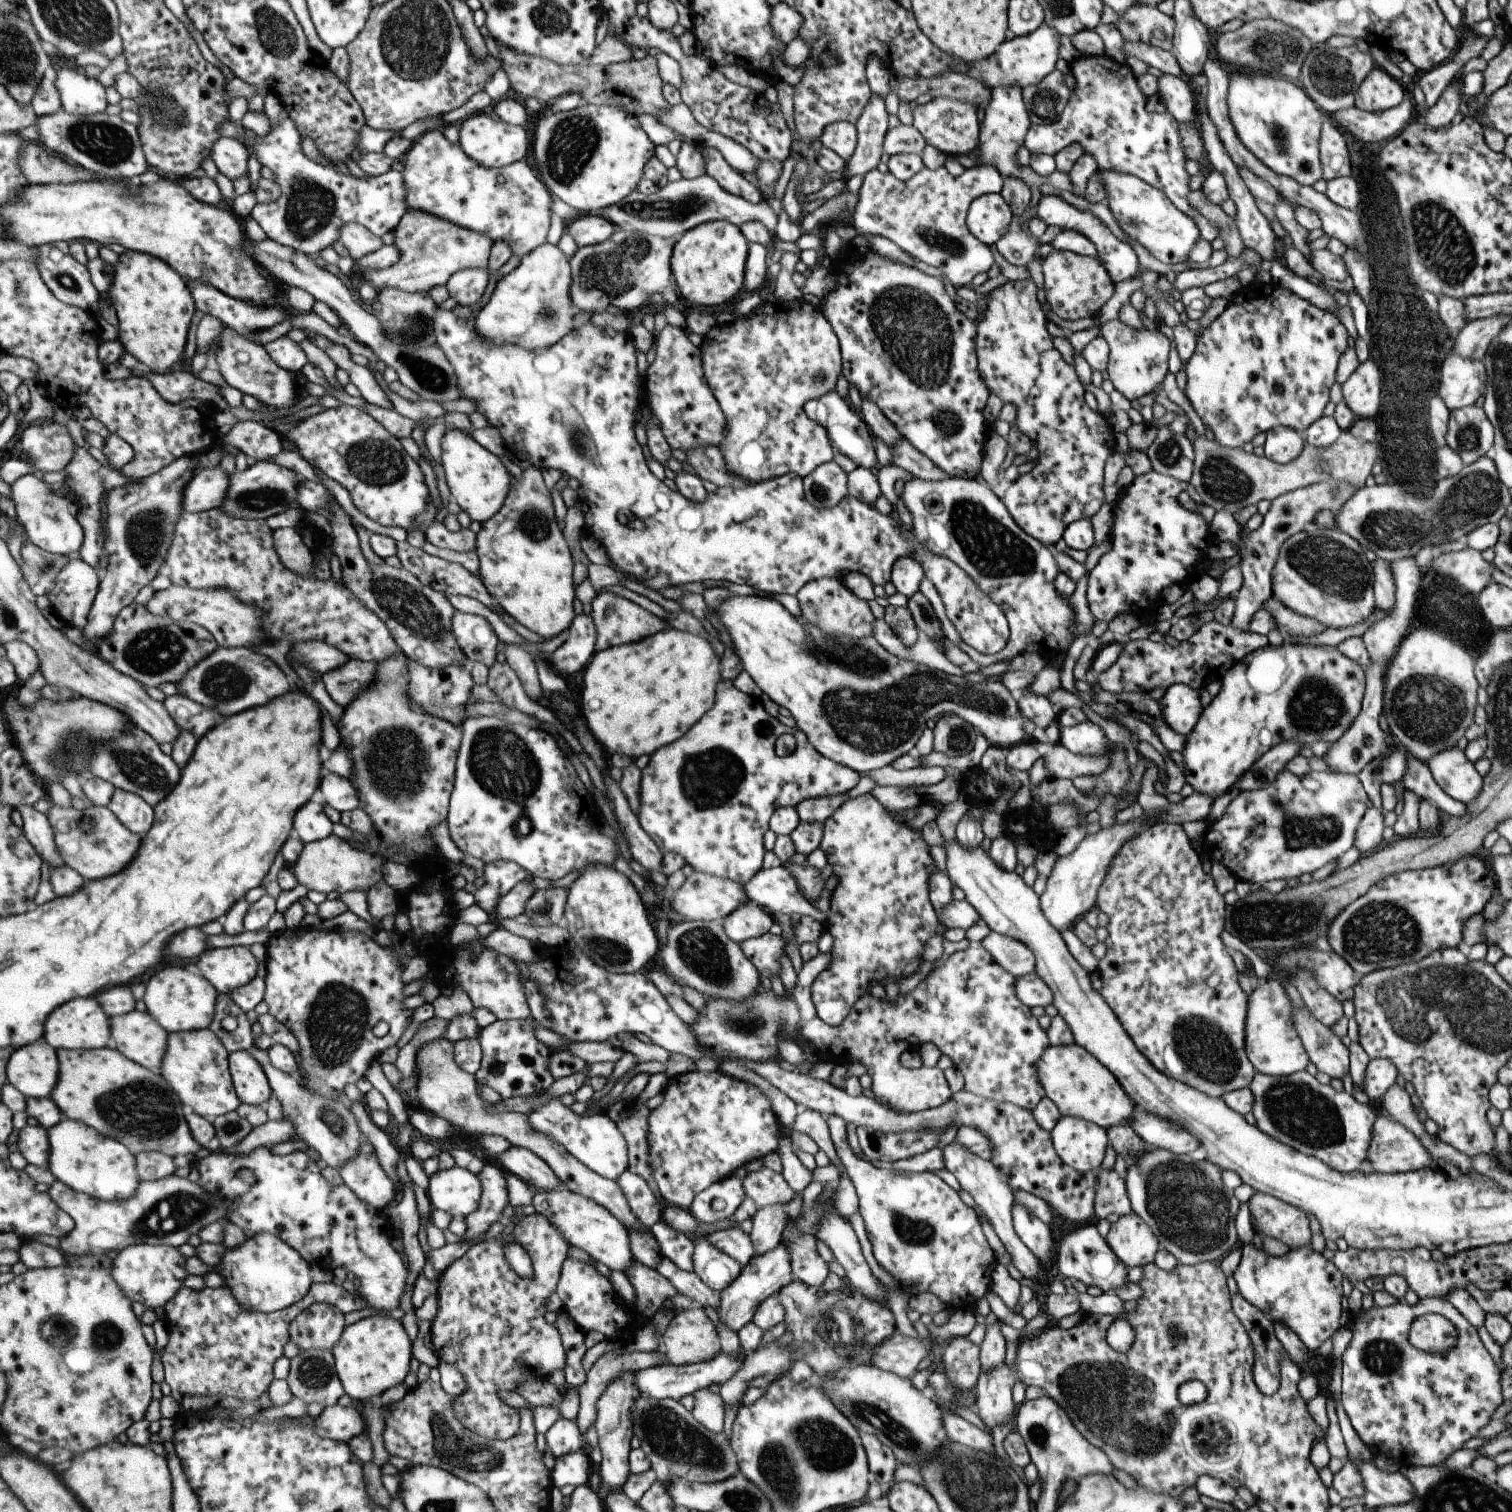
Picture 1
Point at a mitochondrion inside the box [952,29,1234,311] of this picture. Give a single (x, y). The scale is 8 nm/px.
(1045, 102)

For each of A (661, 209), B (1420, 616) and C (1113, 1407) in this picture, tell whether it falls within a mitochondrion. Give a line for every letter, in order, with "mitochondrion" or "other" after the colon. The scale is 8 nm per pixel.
A: mitochondrion
B: other
C: mitochondrion

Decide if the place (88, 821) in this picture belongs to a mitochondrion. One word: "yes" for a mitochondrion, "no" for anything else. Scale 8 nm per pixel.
yes

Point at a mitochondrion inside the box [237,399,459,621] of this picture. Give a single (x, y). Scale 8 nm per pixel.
(375, 463)

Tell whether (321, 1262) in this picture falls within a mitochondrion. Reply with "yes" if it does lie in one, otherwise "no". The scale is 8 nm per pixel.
no

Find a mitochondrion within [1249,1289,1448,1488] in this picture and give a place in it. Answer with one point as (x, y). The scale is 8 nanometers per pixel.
(1384, 1356)

